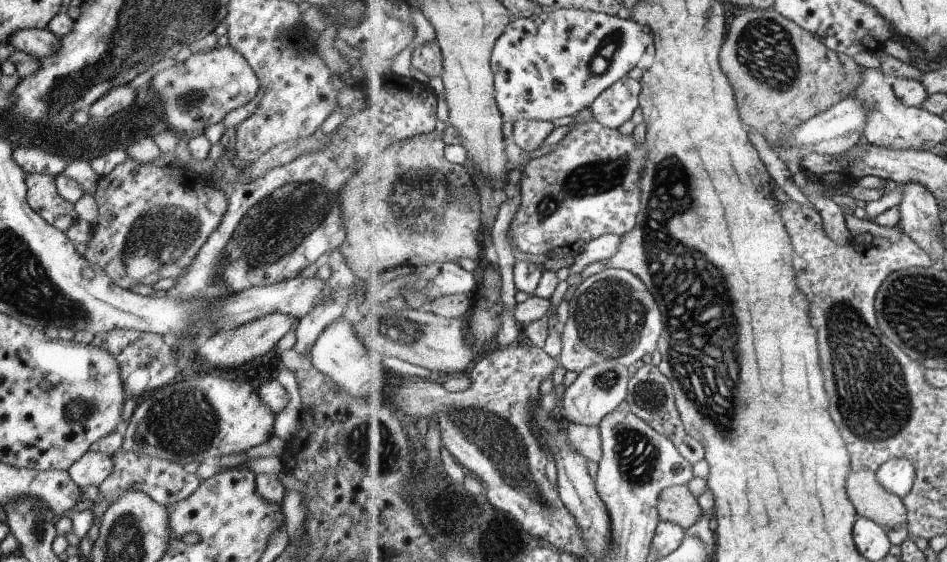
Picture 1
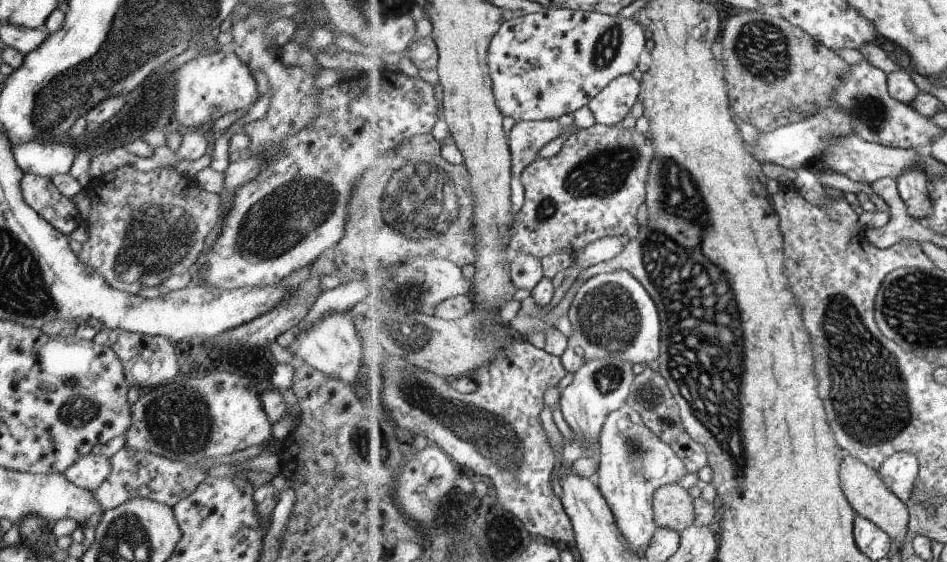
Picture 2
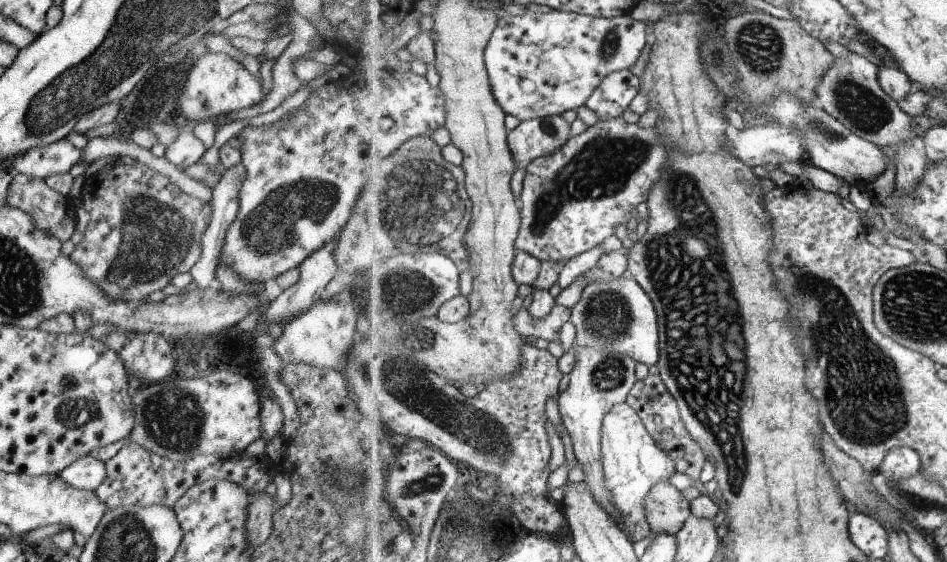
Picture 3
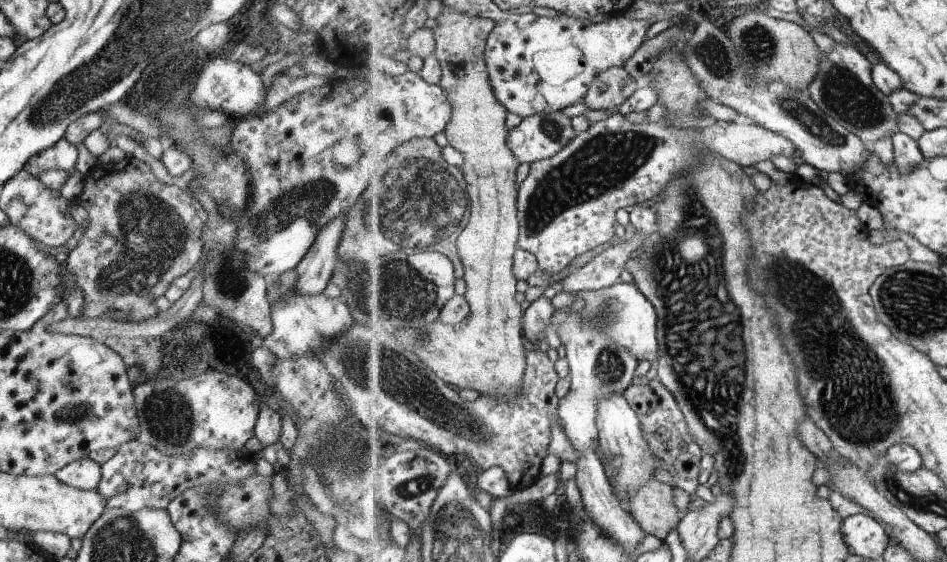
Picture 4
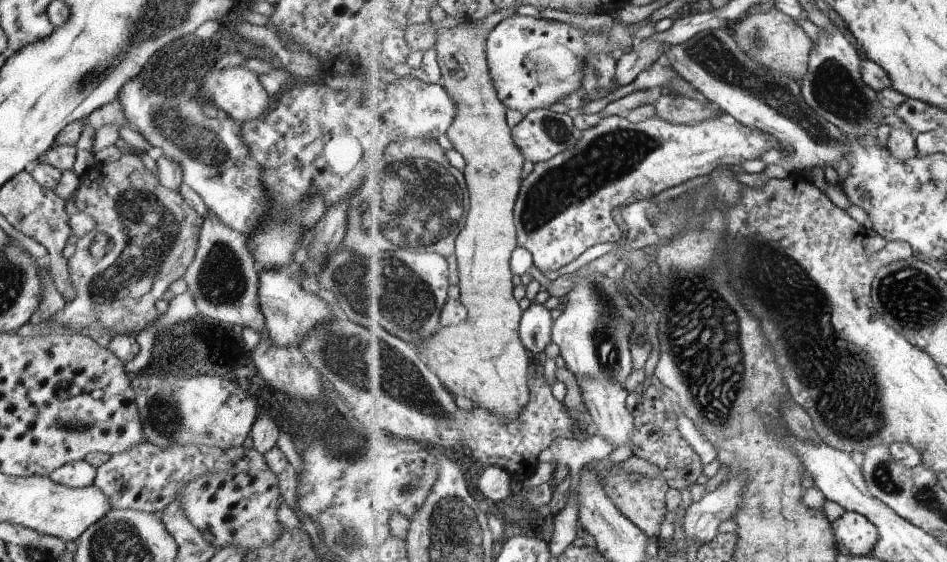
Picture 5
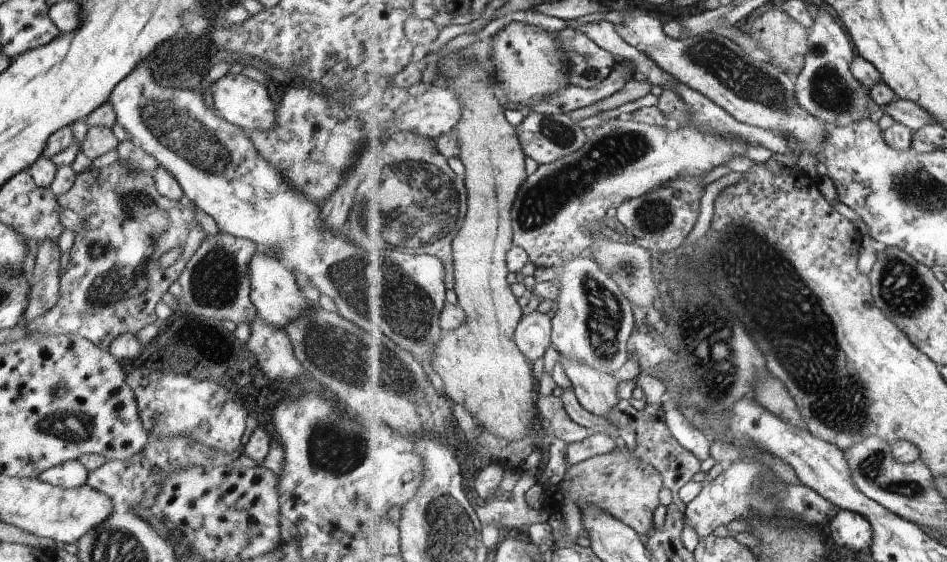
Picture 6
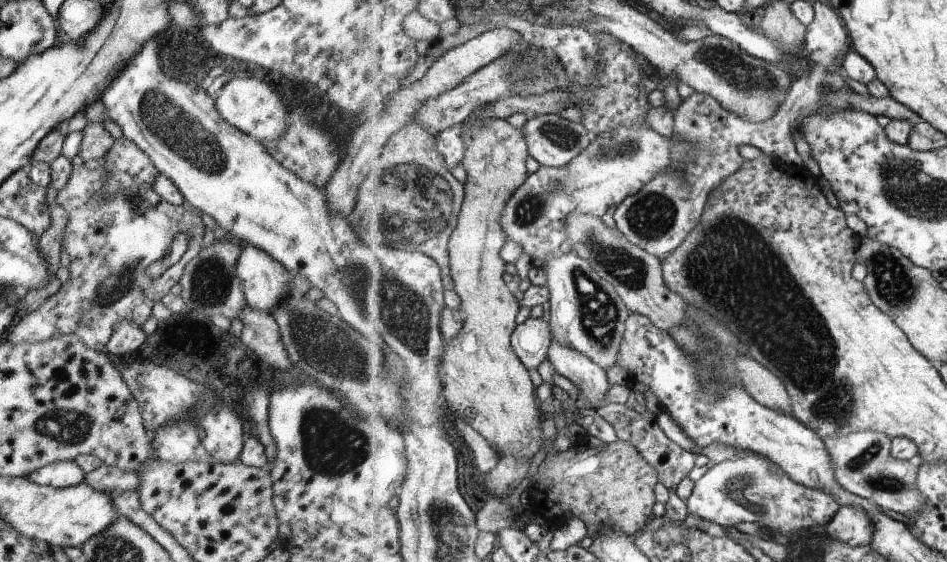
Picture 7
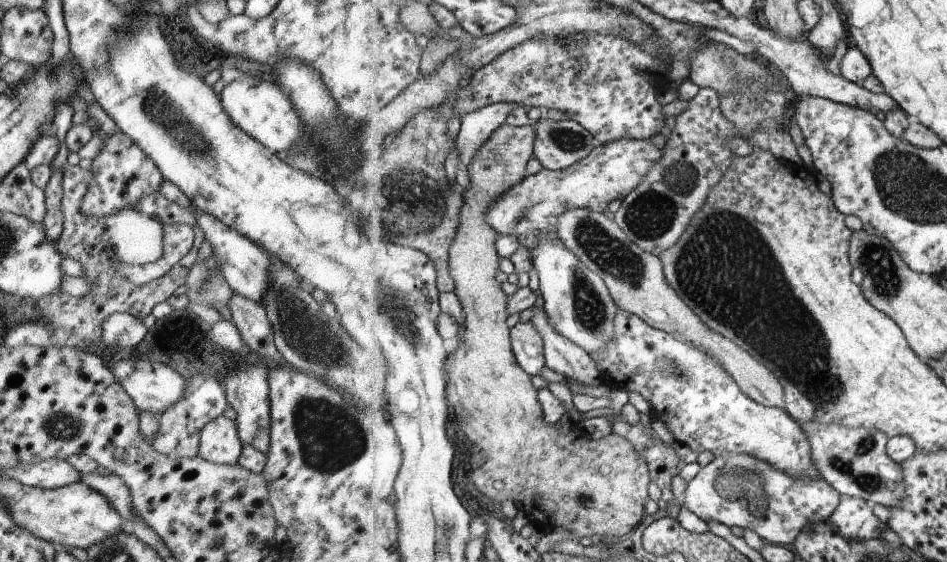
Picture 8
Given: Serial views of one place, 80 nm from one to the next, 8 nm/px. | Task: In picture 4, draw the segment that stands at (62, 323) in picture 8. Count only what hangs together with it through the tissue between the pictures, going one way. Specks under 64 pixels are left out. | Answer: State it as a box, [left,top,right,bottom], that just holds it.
[65,156,207,322]

